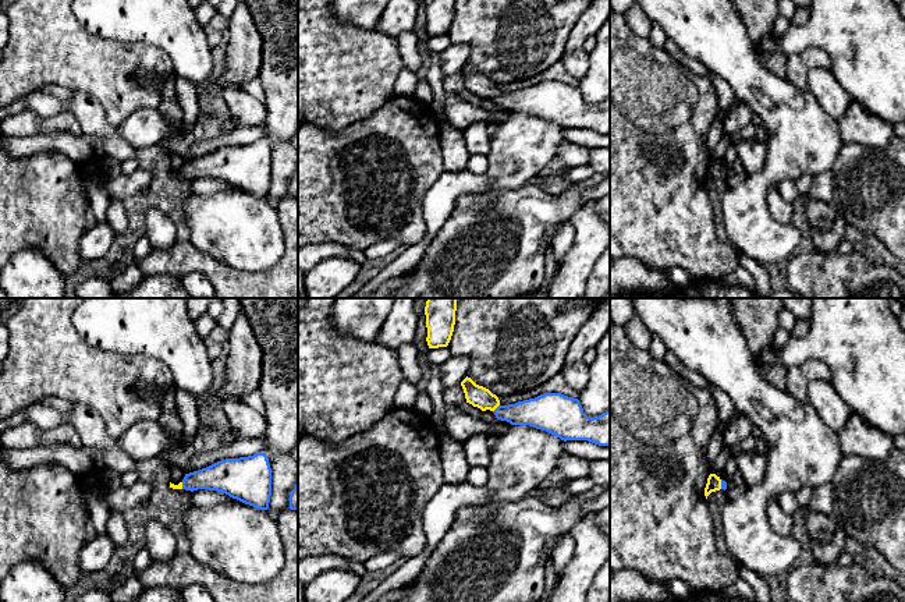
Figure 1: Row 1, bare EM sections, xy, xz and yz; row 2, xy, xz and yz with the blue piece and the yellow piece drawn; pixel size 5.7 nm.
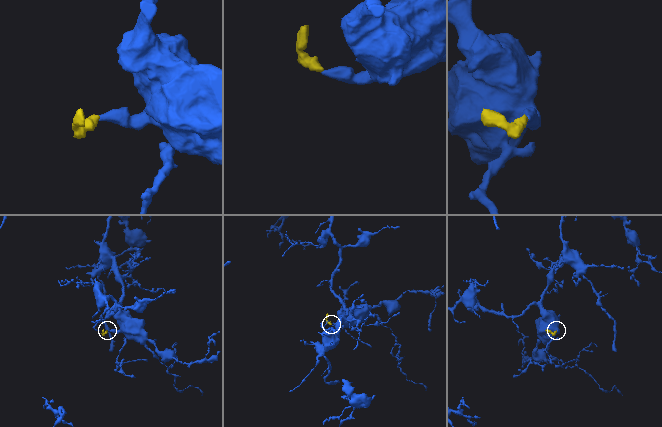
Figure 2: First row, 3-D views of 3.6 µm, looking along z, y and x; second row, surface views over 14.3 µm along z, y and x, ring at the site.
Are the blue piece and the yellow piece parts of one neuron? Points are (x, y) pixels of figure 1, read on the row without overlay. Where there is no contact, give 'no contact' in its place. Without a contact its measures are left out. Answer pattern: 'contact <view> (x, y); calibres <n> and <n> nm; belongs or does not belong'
contact xz (496, 96); calibres 180 and 120 nm; belongs

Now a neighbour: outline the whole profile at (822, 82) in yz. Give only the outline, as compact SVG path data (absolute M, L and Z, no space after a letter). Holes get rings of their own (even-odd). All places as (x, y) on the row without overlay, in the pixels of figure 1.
M814 68L808 74L808 89L816 98L823 110L840 120L851 105L852 99L837 81L833 70Z

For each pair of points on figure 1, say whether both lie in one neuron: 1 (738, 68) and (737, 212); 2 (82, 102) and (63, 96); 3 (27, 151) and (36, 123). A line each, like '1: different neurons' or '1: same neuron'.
1: same neuron
2: different neurons
3: different neurons

